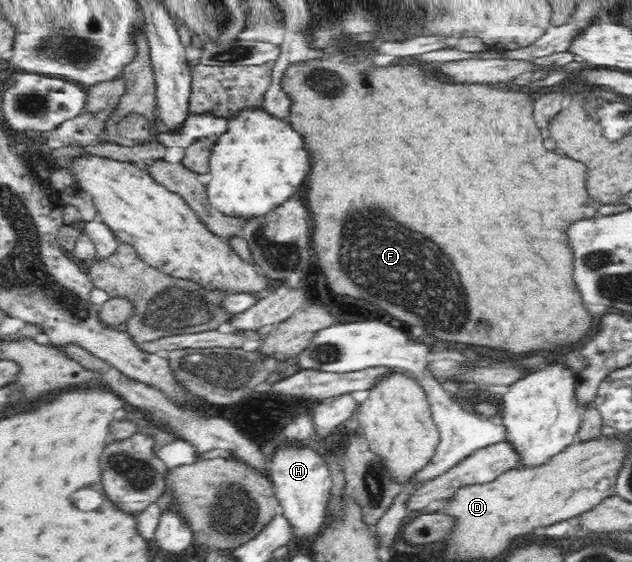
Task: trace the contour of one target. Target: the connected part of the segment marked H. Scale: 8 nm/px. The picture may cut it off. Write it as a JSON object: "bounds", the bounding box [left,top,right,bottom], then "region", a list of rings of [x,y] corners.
{"bounds":[272,446,331,540],"region":[[[282,446],[274,454],[272,467],[273,490],[276,490],[275,498],[280,500],[280,509],[290,526],[293,537],[314,540],[318,536],[319,529],[326,520],[326,505],[331,499],[330,469],[326,466],[324,458],[316,454],[310,448],[296,448],[296,446]]]}

